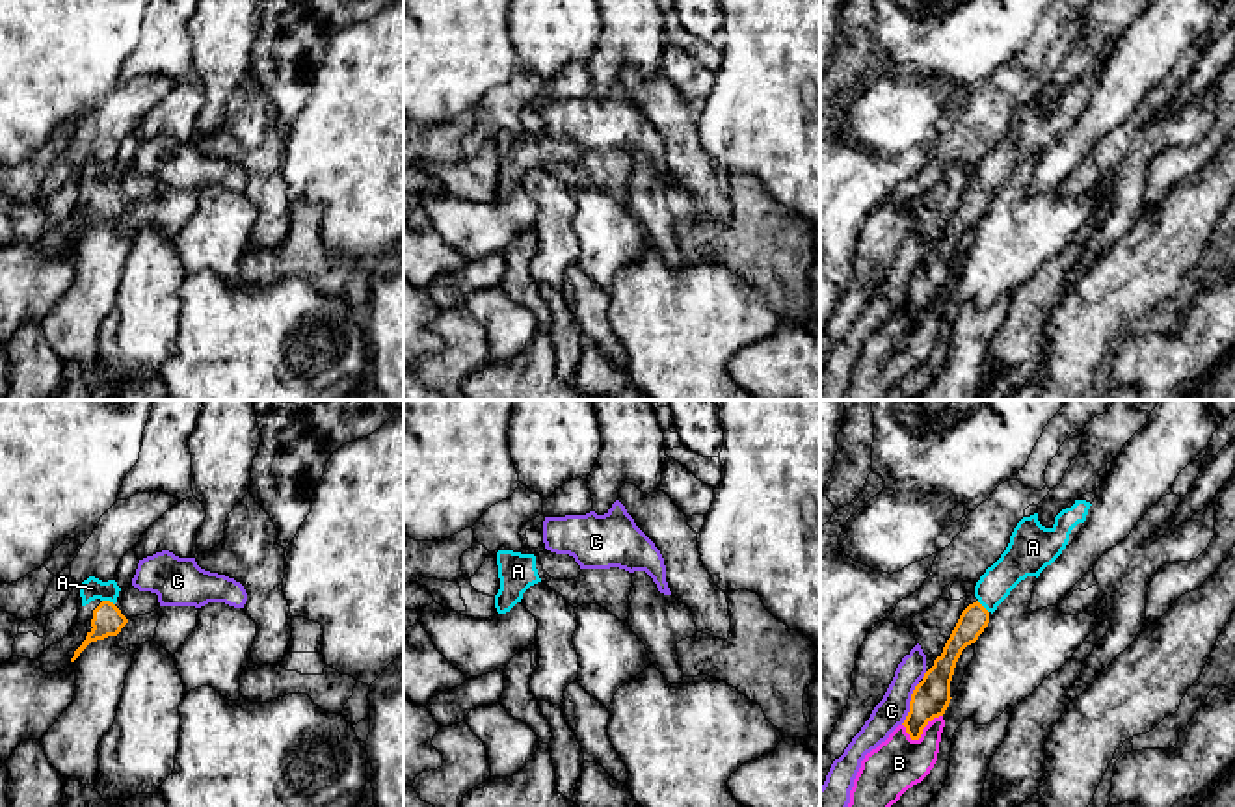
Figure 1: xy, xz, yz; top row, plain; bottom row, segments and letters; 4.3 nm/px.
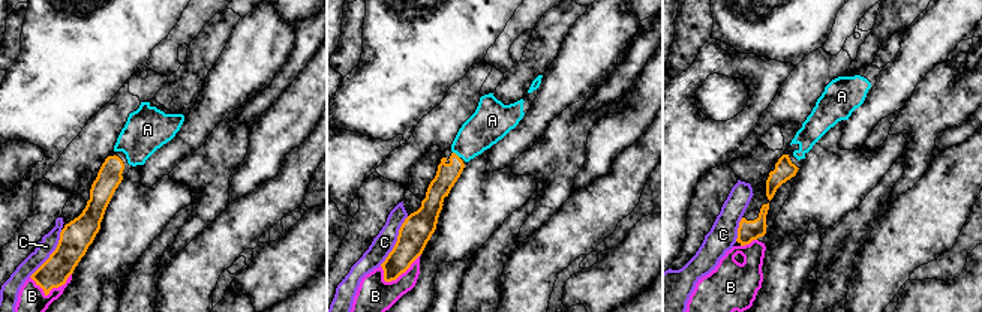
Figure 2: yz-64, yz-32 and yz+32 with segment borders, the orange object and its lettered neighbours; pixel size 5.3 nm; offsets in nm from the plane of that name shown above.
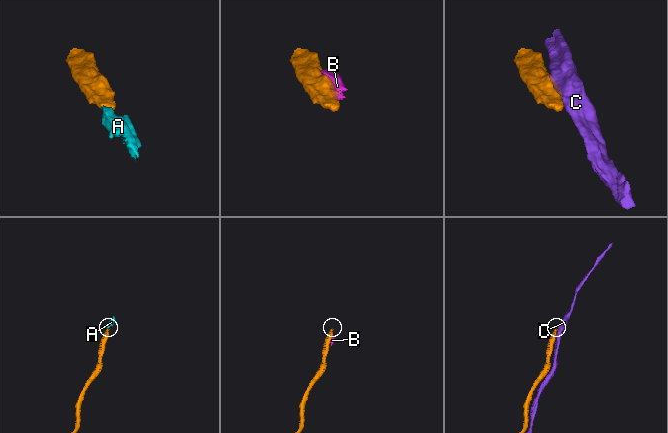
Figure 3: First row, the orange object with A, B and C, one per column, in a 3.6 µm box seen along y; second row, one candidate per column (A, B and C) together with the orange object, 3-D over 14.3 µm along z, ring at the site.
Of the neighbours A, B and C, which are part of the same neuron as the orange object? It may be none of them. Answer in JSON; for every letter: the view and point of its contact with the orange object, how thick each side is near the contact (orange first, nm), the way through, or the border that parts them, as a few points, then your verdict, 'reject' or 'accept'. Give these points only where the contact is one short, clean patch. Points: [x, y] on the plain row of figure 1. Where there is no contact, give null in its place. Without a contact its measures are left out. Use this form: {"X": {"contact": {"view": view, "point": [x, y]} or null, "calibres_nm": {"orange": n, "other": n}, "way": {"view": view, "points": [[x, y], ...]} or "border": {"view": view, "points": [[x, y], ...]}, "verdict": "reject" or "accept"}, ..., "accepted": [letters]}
{"A": {"contact": {"view": "xy", "point": [108, 185]}, "calibres_nm": {"orange": 130, "other": 90}, "way": {"view": "xy", "points": [[106, 203], [108, 185], [92, 171]]}, "verdict": "accept"}, "B": {"contact": {"view": "yz", "point": [921, 315]}, "calibres_nm": {"orange": 160, "other": 240}, "verdict": "reject"}, "C": {"contact": {"view": "yz", "point": [910, 287]}, "calibres_nm": {"orange": 160, "other": 140}, "border": {"view": "yz", "points": [[919, 266], [912, 277], [910, 294], [901, 307]]}, "verdict": "reject"}, "accepted": ["A"]}

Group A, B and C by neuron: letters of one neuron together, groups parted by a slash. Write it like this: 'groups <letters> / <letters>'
groups A / B / C

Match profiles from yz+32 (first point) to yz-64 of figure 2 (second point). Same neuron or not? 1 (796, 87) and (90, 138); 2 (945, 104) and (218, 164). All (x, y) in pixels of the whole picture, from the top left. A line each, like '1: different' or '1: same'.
1: same
2: same

